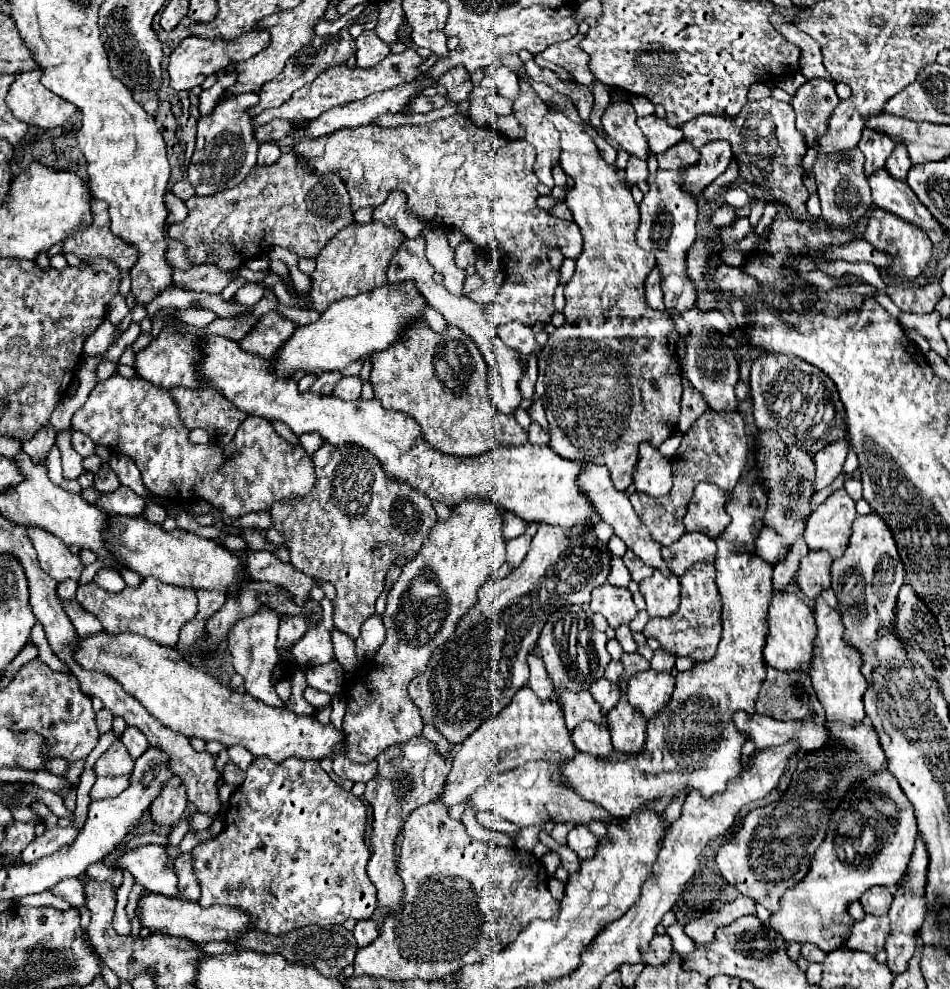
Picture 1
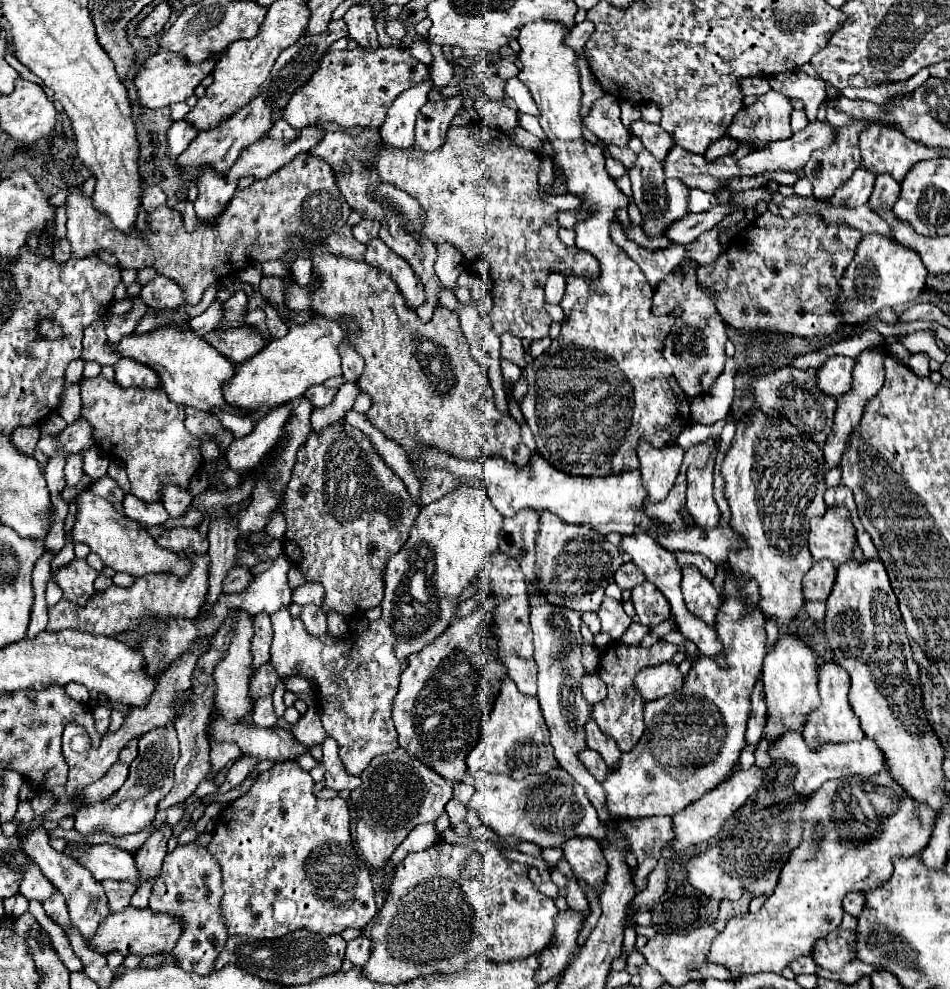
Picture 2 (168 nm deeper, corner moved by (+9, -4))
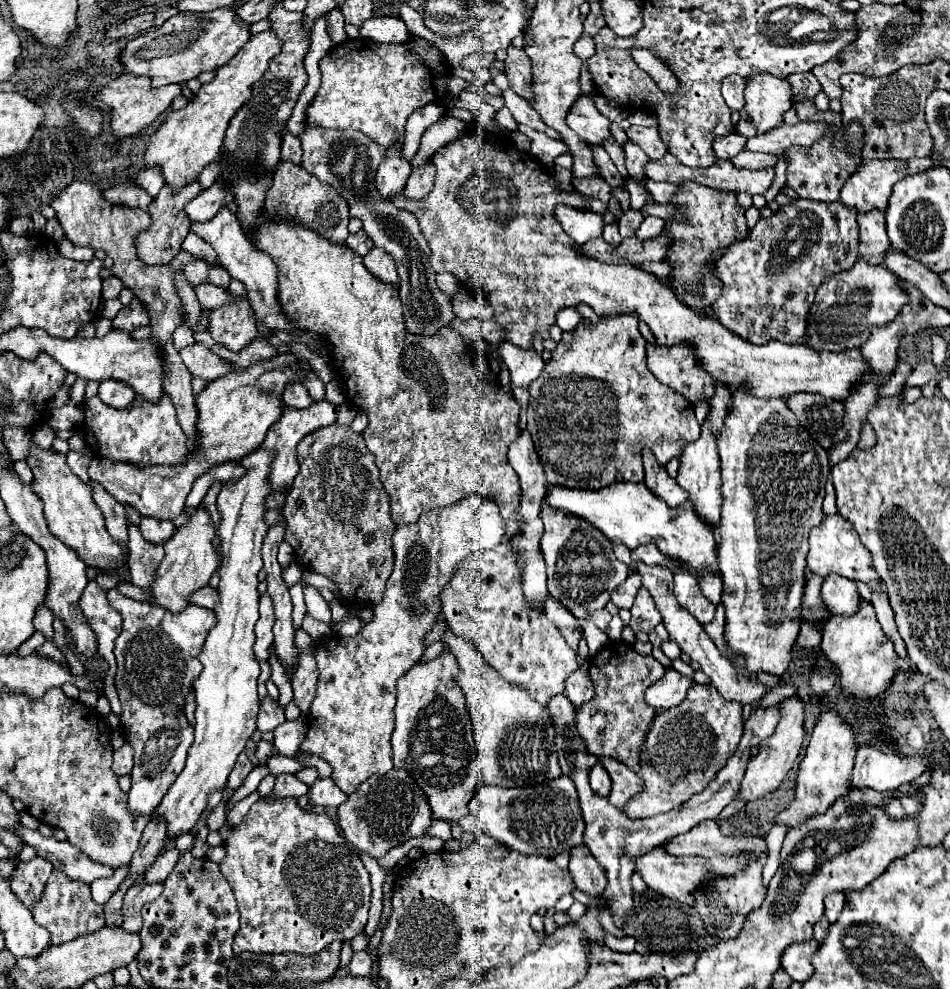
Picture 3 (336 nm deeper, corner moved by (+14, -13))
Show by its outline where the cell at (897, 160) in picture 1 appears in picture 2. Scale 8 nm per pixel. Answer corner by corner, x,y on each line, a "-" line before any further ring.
881,174
877,176
875,180
875,188
873,188
873,194
869,198
869,204
873,210
885,206
885,208
891,208
893,202
899,198
899,182
895,178
889,178
887,174

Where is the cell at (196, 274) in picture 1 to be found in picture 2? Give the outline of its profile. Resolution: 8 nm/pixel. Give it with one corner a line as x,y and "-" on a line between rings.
157,276
151,282
147,282
143,286
143,292
139,292
139,296
143,298
145,304
149,304
155,310
181,308
185,304
185,290
181,290
177,282
165,276

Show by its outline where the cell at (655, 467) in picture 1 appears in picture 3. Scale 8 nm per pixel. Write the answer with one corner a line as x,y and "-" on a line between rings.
644,449
642,455
644,455
644,469
646,469
646,479
644,479
646,487
662,501
666,501
670,507
684,503
688,499
688,493
676,483
676,479
672,479
666,473
666,469
656,461
654,453
650,449

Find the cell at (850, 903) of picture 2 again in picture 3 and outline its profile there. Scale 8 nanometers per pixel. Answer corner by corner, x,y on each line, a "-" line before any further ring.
834,891
832,895
828,895
828,899
824,899
824,907
826,907
826,917
830,923
834,923
844,907
844,893

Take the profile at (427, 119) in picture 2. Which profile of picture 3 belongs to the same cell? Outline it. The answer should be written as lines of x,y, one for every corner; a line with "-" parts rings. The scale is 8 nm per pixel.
424,163
424,165
412,169
402,195
406,199
412,199
412,201
428,195
428,191
432,191
432,187
434,187
434,171
436,169
432,163

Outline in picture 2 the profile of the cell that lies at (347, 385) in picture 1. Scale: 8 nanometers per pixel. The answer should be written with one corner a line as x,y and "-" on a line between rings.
323,384
311,386
311,388
305,392
305,396
311,400
311,404
313,404
315,408
323,408
323,406
331,404
333,398
335,398
335,394
337,394
337,390
327,388
327,386
323,386

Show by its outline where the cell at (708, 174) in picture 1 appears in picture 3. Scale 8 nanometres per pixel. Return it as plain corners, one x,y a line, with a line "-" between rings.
730,133
730,135
722,135
714,139
714,151
718,155
718,159
732,159
736,157
746,145
746,137
738,135
738,133

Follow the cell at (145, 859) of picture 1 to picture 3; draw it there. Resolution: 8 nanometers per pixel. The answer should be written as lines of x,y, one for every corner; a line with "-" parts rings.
18,827
16,835
22,839
24,845
32,845
36,855
50,861
54,869
62,871
66,877
82,883
92,883
100,877
112,877
112,869
100,863
90,861
82,851
78,851
68,841
58,841
54,837
44,837
40,831

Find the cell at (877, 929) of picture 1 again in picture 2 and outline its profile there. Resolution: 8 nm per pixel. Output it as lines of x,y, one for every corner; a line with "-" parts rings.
837,928
817,942
813,958
821,968
841,972
841,968
853,960
853,942
857,942
857,934
853,934
853,930

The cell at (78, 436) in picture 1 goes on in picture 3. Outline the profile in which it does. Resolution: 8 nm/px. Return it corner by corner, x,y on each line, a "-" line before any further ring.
92,483
94,491
92,497
96,505
100,507
104,519
106,519
106,529
110,537
120,543
120,547
128,553
128,519
126,519
126,509
112,497
108,495
98,483

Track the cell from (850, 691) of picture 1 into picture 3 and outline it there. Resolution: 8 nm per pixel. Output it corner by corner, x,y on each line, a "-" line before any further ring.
834,701
828,703
826,707
830,707
830,711
822,713
818,725
812,731
806,755
804,755
804,759
800,763
794,799
788,803
786,809
782,809
776,815
776,823
786,825
788,829
798,827
800,823
804,823
810,817
822,815
824,811
828,811
828,807
838,797
846,795
852,789
850,773
852,773
854,757
856,757
856,739
852,735
852,729
848,727
848,723
844,723
844,719
836,713

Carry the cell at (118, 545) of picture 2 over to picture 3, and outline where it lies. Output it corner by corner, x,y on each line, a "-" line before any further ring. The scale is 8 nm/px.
32,443
26,463
34,473
32,489
44,503
44,517
52,535
72,547
88,567
98,567
106,571
126,565
124,551
112,537
108,537
108,531
104,527
104,515
94,503
90,487
70,471
70,467
66,465
66,455
52,449
40,449

